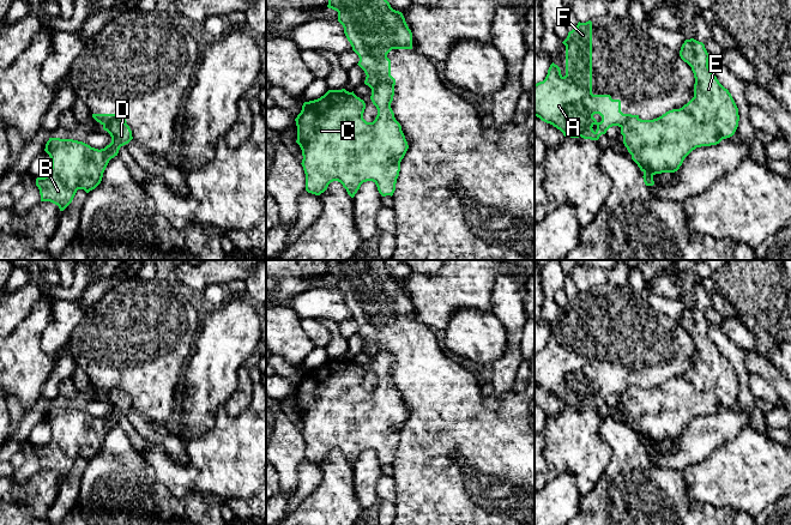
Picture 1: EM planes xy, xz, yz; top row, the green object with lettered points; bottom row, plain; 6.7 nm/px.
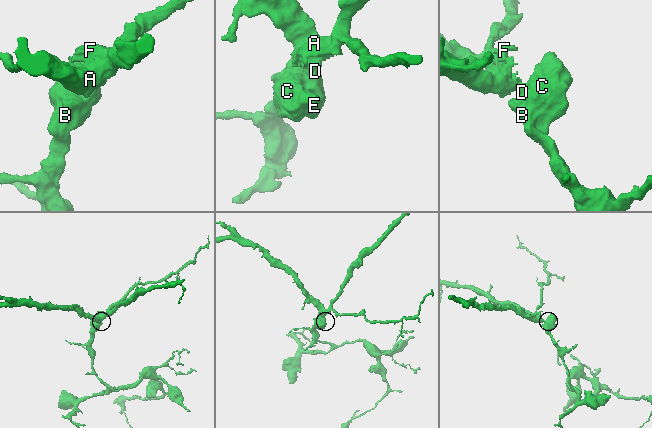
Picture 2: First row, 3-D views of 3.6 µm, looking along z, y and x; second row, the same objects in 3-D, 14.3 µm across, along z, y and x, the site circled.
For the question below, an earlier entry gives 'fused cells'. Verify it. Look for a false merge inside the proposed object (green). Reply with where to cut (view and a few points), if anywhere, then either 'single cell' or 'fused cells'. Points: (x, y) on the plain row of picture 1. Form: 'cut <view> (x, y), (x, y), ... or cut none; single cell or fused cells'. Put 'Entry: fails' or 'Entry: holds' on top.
Entry: holds
cut xy (125, 390), (109, 388), (103, 393); fused cells

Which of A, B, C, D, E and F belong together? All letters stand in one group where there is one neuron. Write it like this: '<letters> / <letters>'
A F / B C D E

